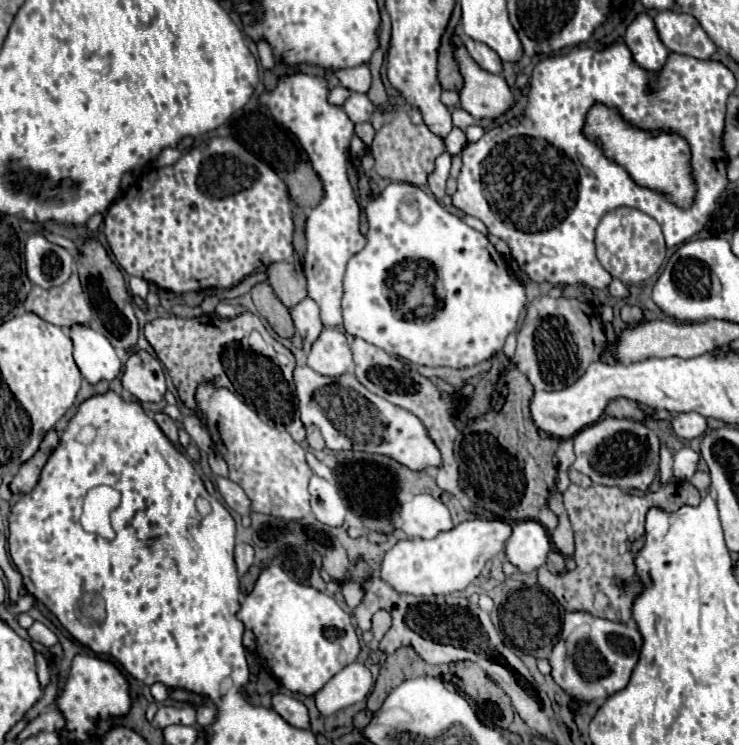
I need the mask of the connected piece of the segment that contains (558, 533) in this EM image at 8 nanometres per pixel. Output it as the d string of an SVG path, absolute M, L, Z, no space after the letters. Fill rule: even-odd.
M550 502L548 508L558 516L558 526L550 534L550 538L552 538L558 552L562 552L564 556L572 556L572 552L574 552L574 536L572 536L572 526L568 522L568 514L564 510L564 504L562 502Z

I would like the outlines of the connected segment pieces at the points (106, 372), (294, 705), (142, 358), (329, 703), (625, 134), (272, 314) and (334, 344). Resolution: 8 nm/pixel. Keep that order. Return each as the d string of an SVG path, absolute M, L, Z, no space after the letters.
M72 328L68 336L74 342L74 360L88 384L114 380L122 372L122 362L106 336L92 328Z
M274 694L272 696L272 708L292 726L296 728L310 728L310 716L308 708L288 694Z
M144 350L130 354L122 374L124 388L140 402L162 402L166 396L166 378L162 364Z
M356 662L348 668L340 670L318 694L316 694L316 706L318 710L328 716L340 708L352 706L356 702L362 702L368 692L374 686L372 672L366 664Z
M596 104L592 112L588 112L588 120L584 126L584 134L598 142L604 148L604 154L618 164L622 164L632 180L640 186L648 186L654 190L664 192L672 202L680 206L692 204L694 196L694 184L690 176L690 148L680 140L680 136L672 134L648 134L636 128L630 128L620 120L618 112L612 108L604 108L602 104Z
M260 282L252 288L252 300L256 310L260 312L260 316L264 316L270 326L274 328L274 332L282 338L292 338L294 336L294 324L290 318L288 308L276 298L276 294L272 292L268 282Z
M324 328L320 338L312 344L308 366L314 372L330 378L344 376L348 370L352 370L352 352L346 336L336 328Z

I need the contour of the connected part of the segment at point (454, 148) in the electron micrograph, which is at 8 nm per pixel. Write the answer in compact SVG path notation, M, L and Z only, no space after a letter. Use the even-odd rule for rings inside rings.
M454 128L446 138L444 138L444 144L446 144L446 150L452 154L452 156L458 156L464 146L468 144L466 142L466 134L460 130L460 128Z

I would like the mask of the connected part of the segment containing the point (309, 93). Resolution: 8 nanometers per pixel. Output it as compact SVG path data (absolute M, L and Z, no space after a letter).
M292 72L278 78L274 90L264 90L258 98L260 106L268 108L272 118L288 128L300 142L302 150L308 154L308 160L322 180L324 198L314 206L306 220L306 256L304 256L304 274L308 278L308 296L320 306L324 326L342 324L342 296L344 296L344 272L348 260L358 254L366 238L360 234L358 218L360 208L348 180L348 154L350 140L354 136L354 122L348 118L342 106L328 102L330 86L328 80Z

